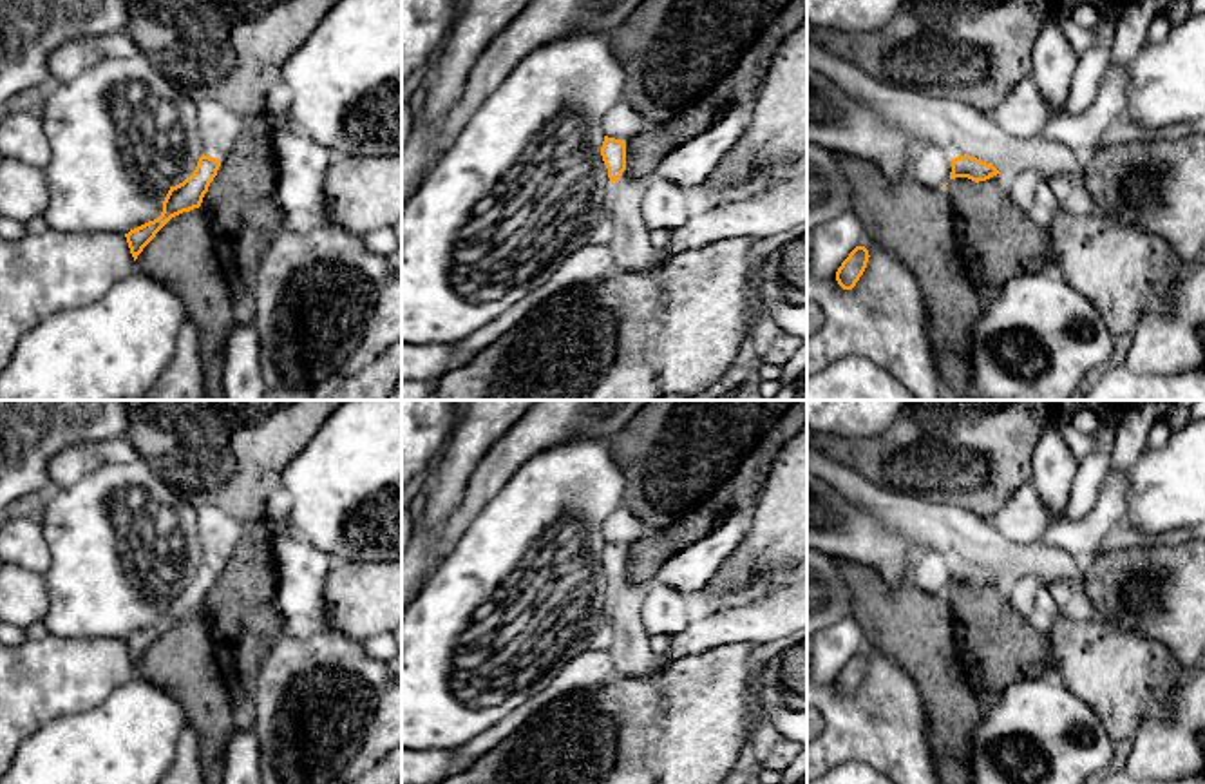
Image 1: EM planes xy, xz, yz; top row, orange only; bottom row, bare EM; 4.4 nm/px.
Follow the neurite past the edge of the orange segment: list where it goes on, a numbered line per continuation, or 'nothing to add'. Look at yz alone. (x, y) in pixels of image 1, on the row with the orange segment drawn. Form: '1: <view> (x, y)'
1: yz (958, 127)

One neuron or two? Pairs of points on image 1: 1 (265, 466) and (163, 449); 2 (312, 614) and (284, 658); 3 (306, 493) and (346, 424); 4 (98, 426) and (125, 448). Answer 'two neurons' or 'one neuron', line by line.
1: one neuron
2: two neurons
3: one neuron
4: two neurons

